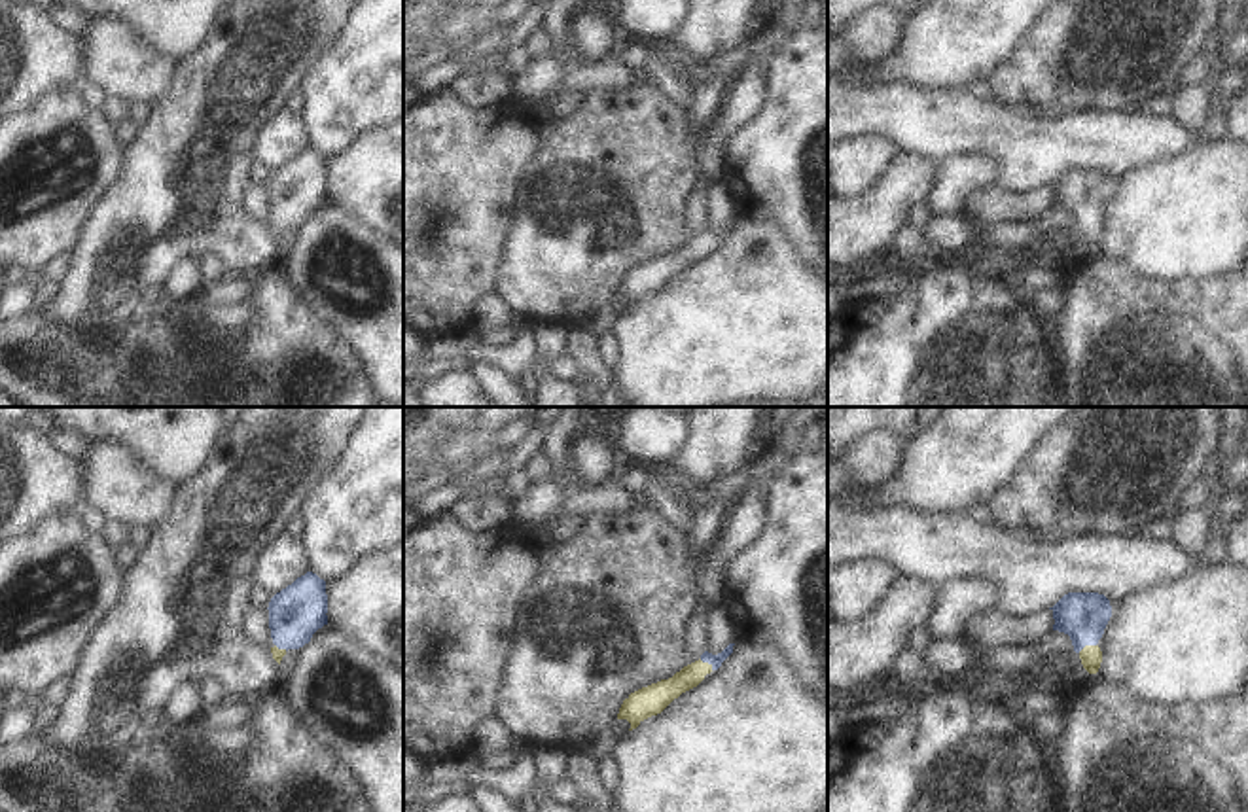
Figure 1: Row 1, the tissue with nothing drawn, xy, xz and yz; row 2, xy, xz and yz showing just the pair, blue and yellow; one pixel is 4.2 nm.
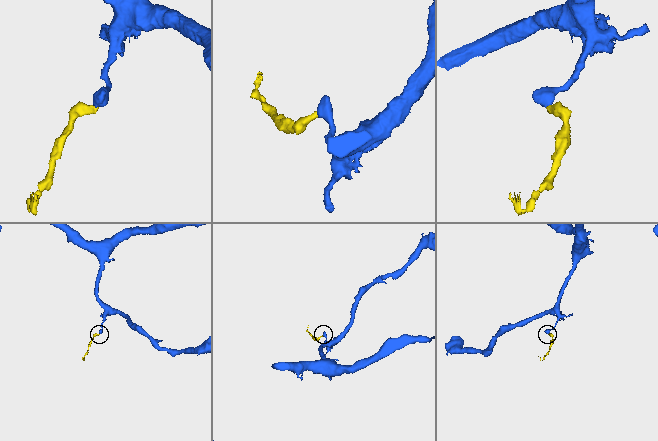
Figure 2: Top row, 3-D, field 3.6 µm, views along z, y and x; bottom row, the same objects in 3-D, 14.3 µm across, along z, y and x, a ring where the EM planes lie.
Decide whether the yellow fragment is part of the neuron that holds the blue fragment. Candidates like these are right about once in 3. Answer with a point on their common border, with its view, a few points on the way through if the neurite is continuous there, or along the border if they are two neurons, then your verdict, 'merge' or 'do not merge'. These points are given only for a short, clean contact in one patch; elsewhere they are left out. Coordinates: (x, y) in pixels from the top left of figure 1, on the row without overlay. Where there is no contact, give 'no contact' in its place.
meets blue in yz at (1086, 220); runs through yz (1084, 192), (1086, 220), (1091, 231); merge

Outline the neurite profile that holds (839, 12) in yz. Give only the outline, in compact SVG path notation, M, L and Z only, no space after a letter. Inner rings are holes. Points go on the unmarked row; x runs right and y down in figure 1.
M828 0L828 36L837 36L852 17L875 6L888 6L909 17L928 2L930 0Z

